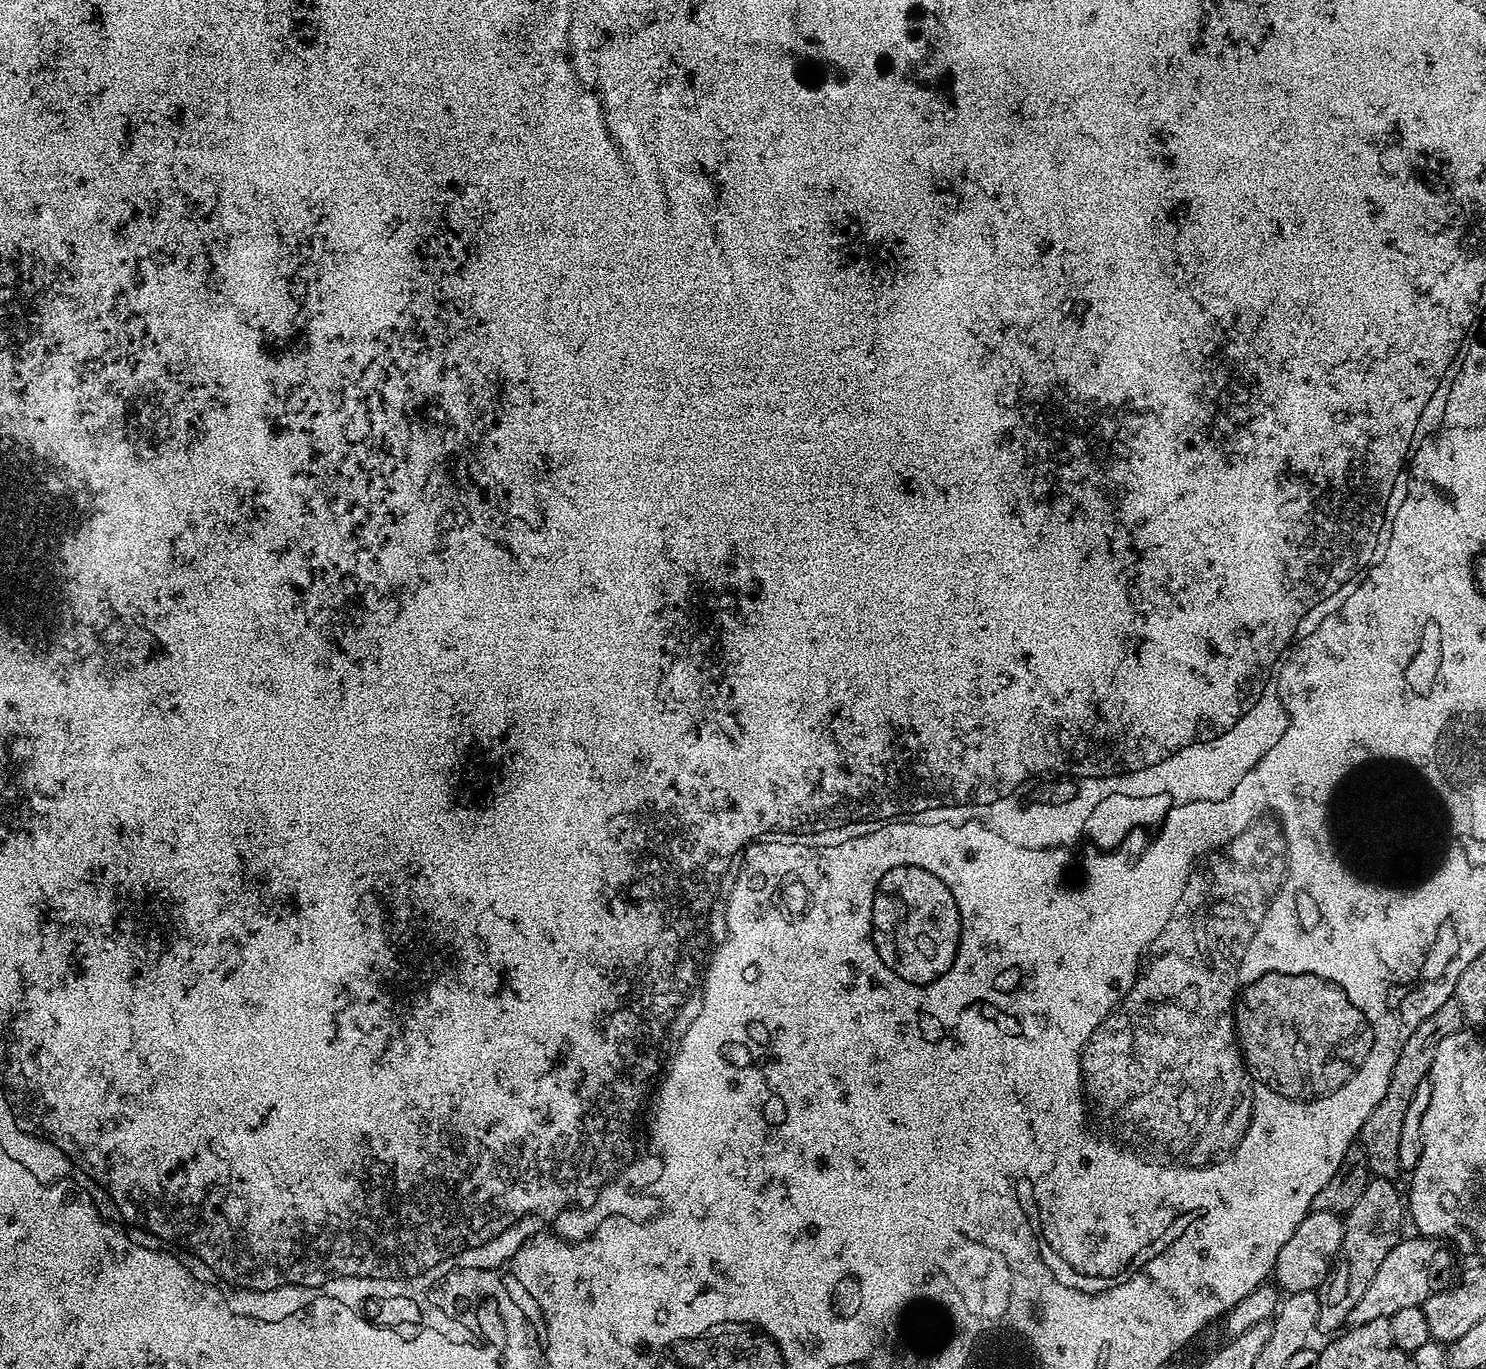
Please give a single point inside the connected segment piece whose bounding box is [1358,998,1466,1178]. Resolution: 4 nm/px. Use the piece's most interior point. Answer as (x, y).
(1378, 1139)

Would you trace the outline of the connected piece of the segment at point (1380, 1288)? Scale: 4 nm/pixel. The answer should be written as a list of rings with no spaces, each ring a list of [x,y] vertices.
[[[1415,1238],[1416,1240],[1401,1239],[1386,1254],[1382,1266],[1378,1266],[1378,1274],[1374,1274],[1374,1282],[1366,1286],[1366,1294],[1362,1294],[1362,1302],[1354,1306],[1348,1324],[1361,1324],[1374,1322],[1374,1318],[1388,1318],[1398,1314],[1398,1310],[1406,1310],[1406,1306],[1421,1307],[1427,1298],[1430,1287],[1428,1284],[1428,1267],[1434,1251],[1434,1244],[1428,1238]]]

